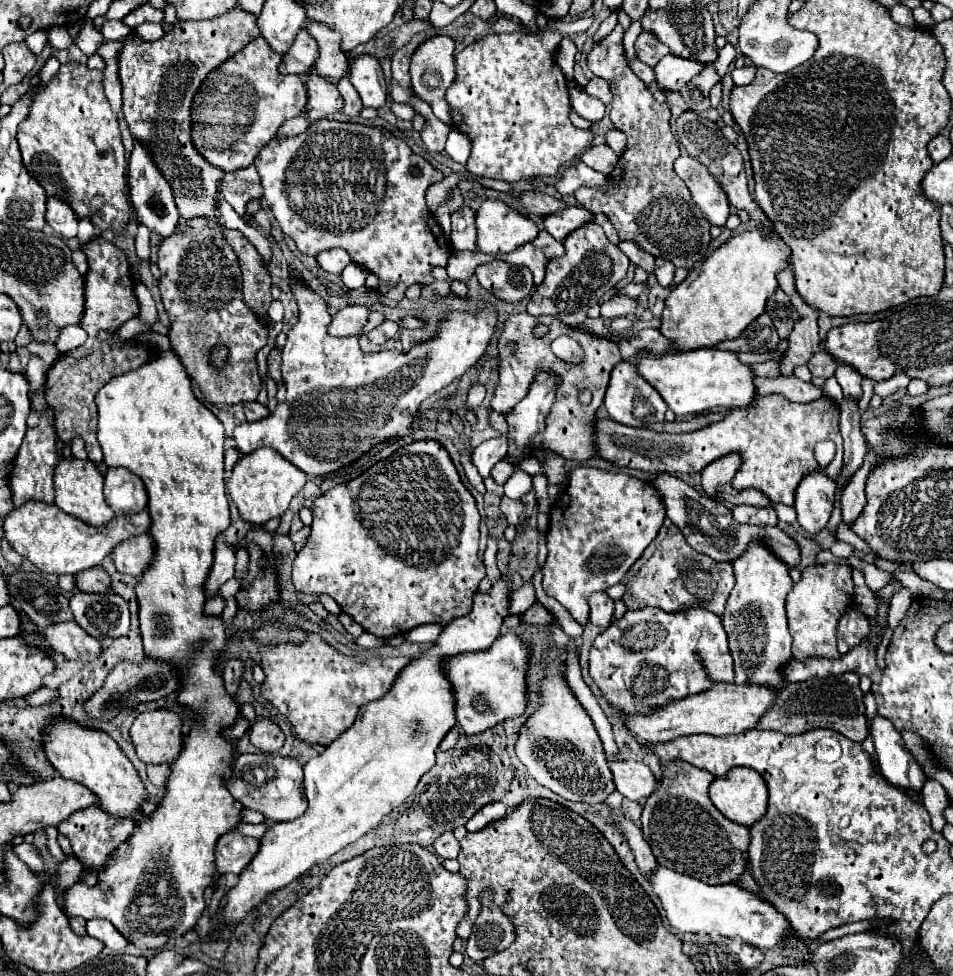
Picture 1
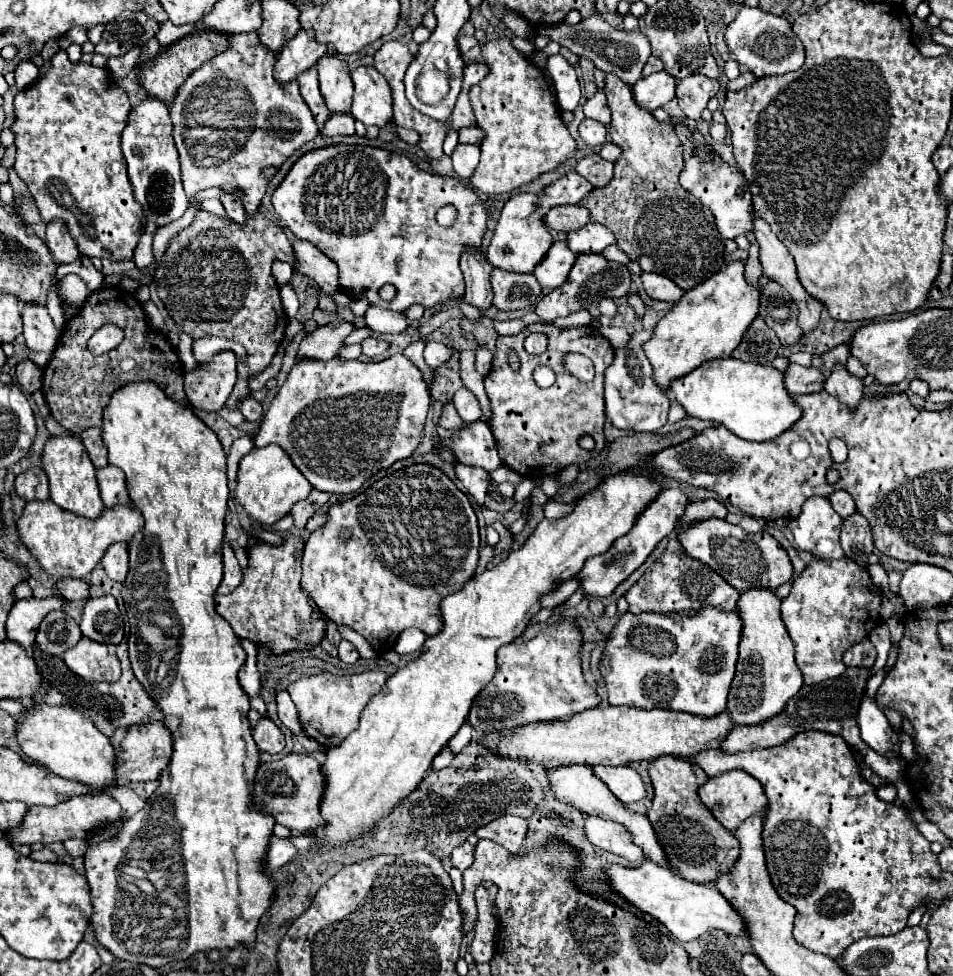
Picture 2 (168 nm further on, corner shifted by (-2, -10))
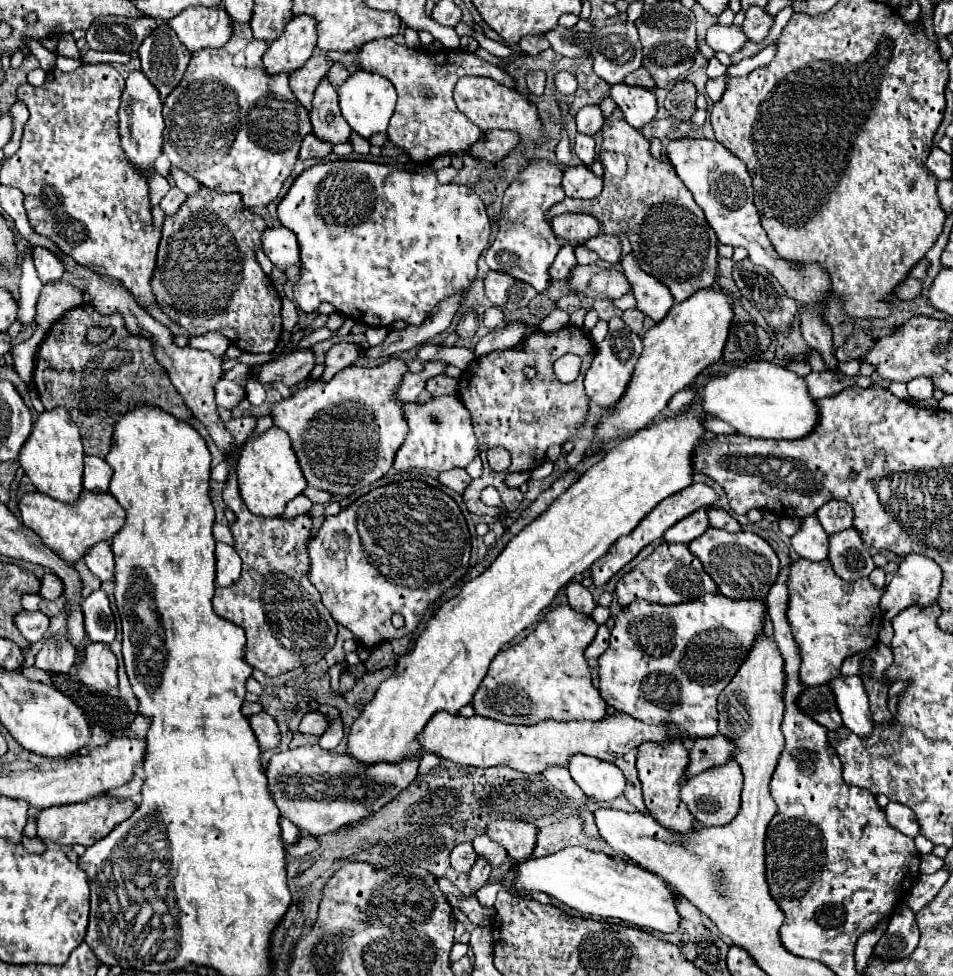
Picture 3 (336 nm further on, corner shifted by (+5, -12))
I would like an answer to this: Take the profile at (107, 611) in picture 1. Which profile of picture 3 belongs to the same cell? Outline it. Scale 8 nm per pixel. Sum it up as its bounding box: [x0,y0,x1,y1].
[83,591,115,643]

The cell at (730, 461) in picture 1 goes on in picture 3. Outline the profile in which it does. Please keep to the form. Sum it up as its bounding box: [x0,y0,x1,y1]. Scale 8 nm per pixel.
[663,509,709,543]

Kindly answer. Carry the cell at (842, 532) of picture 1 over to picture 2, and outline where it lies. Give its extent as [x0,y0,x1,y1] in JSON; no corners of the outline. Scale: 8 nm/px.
[868,563,888,591]

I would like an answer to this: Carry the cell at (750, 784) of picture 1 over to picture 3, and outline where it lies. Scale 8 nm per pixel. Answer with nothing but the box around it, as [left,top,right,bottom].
[681,761,743,827]

